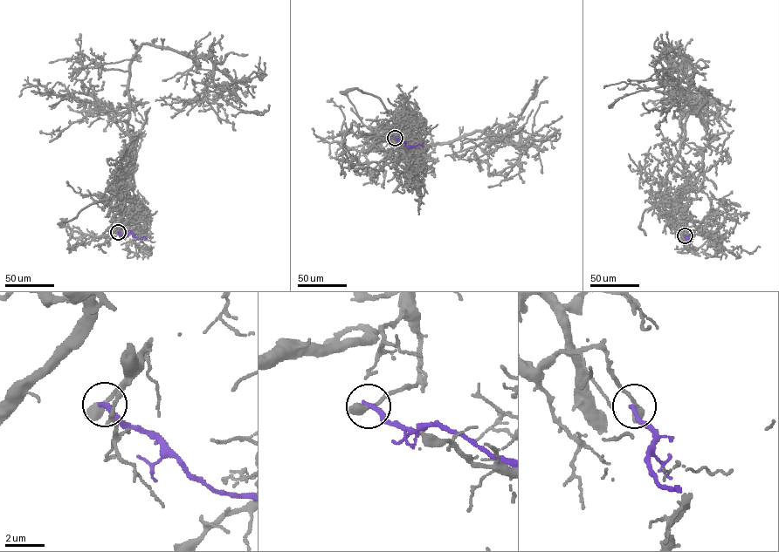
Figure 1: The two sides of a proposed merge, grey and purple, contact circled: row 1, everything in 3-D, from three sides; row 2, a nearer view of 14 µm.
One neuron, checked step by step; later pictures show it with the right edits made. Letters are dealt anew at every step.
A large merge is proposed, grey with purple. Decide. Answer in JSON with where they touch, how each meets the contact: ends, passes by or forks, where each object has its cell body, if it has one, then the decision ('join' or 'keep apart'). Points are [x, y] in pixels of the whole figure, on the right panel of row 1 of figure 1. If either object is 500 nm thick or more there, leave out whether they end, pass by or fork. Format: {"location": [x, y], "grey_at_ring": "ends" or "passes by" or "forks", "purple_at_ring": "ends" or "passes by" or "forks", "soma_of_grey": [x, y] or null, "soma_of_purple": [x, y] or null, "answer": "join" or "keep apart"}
{"location": [685, 235], "soma_of_grey": null, "soma_of_purple": null, "answer": "keep apart"}

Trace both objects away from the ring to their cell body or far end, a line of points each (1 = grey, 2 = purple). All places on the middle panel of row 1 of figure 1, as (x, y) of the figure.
1: (395, 138), (403, 129), (409, 142), (418, 136), (422, 151), (476, 132), (521, 145), (561, 116)
2: (395, 138), (402, 140), (407, 147), (423, 145)

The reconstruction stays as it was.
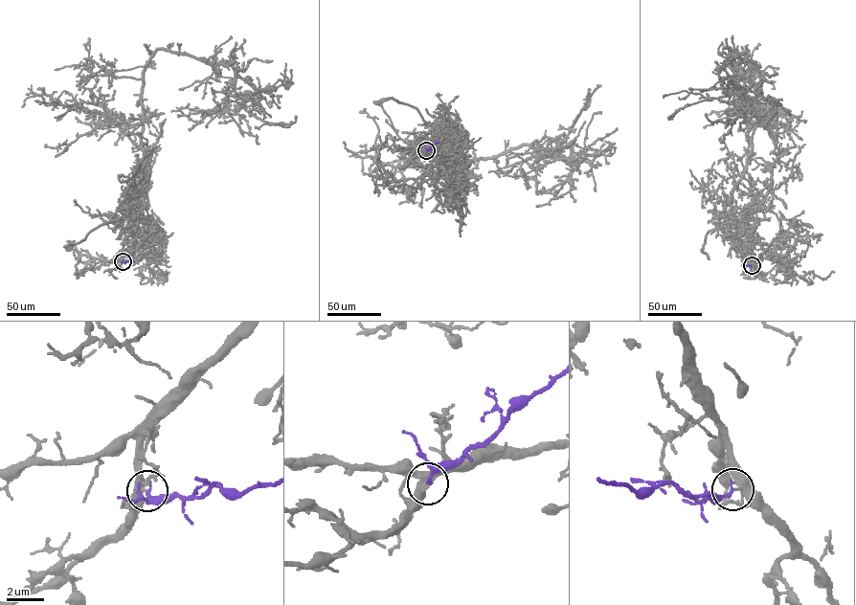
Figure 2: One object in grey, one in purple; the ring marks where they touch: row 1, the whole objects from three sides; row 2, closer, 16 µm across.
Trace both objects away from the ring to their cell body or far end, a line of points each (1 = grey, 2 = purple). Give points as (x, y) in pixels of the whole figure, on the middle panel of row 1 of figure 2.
1: (426, 150), (442, 143), (449, 157), (461, 152), (463, 167), (523, 145), (573, 160), (616, 128)
2: (426, 150), (439, 143)

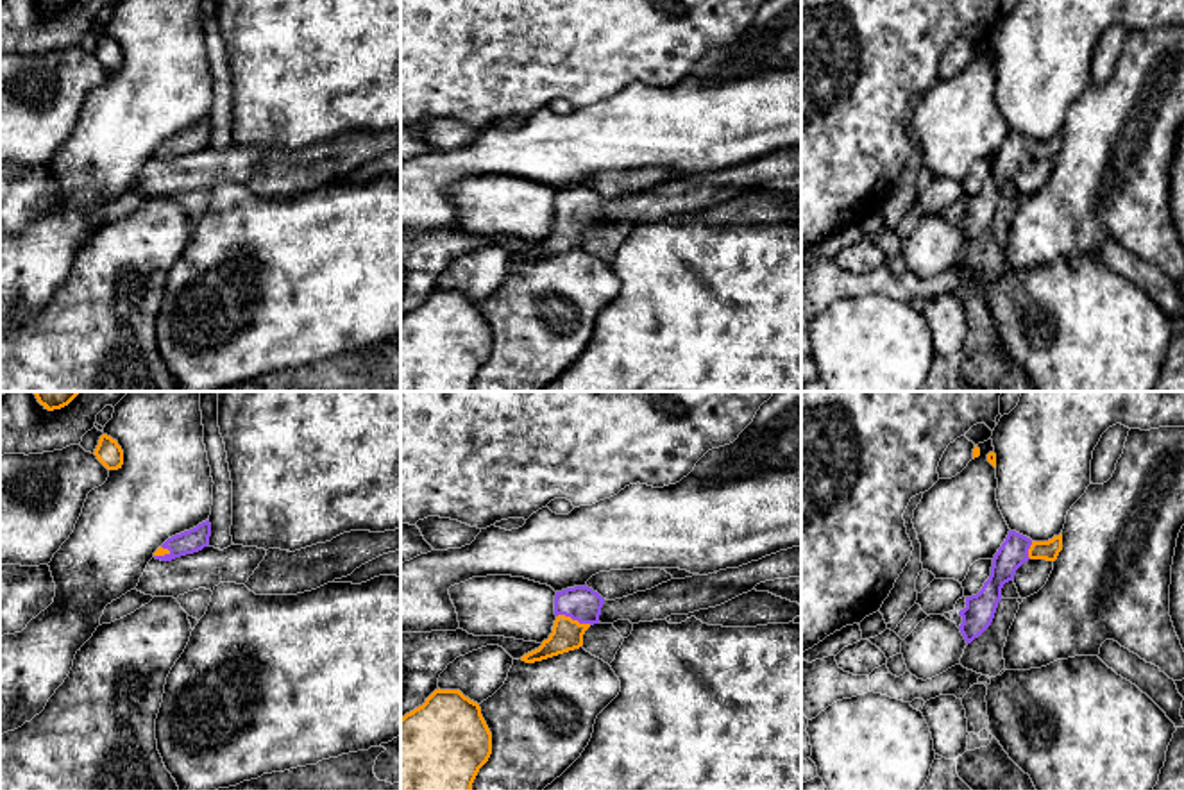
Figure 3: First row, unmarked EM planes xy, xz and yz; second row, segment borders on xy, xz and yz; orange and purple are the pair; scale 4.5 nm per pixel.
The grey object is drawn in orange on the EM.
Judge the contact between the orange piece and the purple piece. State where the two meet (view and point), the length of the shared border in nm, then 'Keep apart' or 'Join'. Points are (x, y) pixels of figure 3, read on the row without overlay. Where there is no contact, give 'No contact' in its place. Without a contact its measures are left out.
Touches orange at xz (575, 220). Shared border 170 nm. Join

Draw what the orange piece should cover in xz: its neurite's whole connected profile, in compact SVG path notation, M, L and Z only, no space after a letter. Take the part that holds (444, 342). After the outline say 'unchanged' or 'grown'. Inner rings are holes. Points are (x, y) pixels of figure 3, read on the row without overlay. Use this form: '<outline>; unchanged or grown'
M438 288L401 318L401 391L470 391L490 354L479 304Z; unchanged

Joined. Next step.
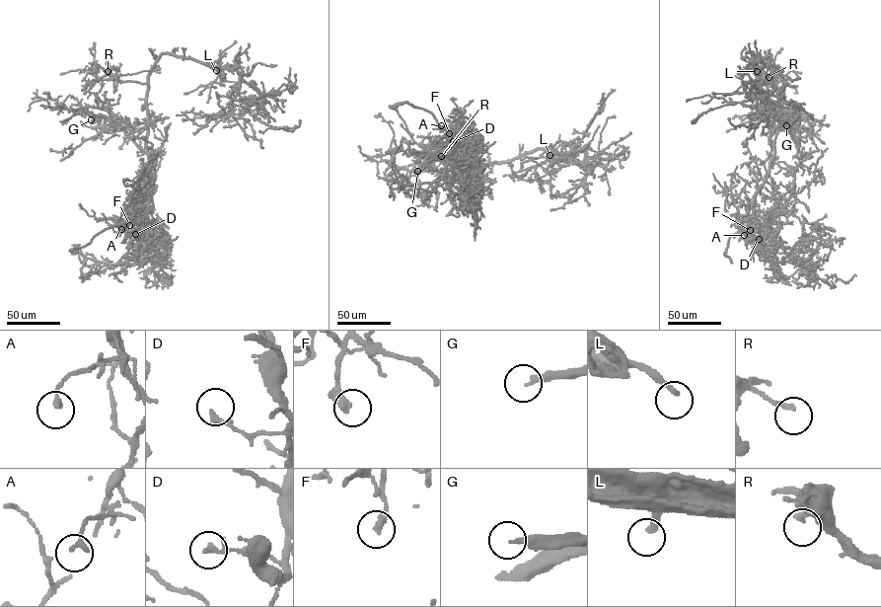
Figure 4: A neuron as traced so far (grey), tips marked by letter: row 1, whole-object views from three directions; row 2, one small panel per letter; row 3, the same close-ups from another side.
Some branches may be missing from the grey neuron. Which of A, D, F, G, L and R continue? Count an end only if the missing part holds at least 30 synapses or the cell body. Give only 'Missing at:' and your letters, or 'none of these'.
Missing at: F, G, L

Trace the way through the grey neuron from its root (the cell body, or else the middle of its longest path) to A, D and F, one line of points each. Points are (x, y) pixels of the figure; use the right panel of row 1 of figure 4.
A: (778, 115), (773, 158), (768, 177), (755, 198), (754, 219), (744, 235)
D: (778, 115), (773, 158), (767, 172), (775, 204), (759, 239)
F: (778, 115), (773, 158), (768, 177), (755, 198), (750, 230)

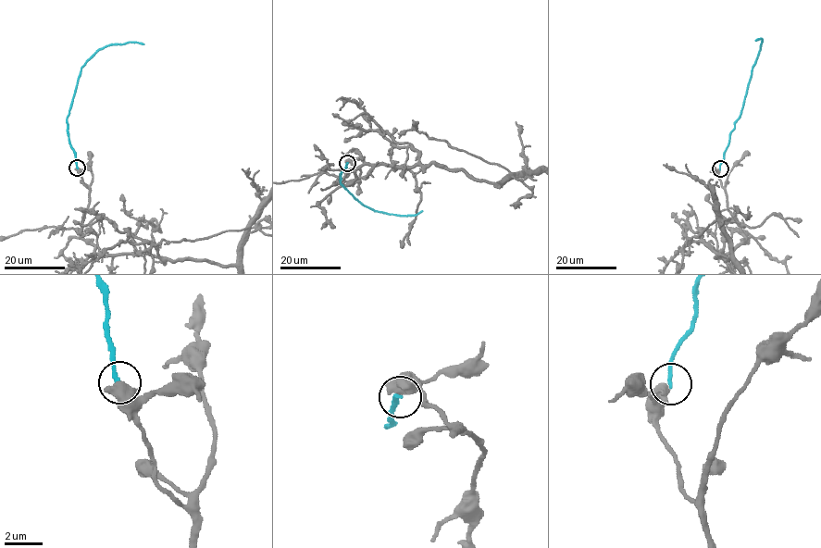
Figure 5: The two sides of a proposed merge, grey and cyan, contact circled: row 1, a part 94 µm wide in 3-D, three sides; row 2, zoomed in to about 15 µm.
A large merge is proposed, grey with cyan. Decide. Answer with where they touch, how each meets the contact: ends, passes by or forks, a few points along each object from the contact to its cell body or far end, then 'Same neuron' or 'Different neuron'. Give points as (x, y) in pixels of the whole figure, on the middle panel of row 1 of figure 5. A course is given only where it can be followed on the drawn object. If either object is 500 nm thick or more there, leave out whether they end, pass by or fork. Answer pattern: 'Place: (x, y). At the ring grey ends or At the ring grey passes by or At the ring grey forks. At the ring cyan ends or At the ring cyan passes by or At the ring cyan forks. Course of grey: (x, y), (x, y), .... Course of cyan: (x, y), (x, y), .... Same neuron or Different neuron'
Place: (347, 163). Course of cyan: (348, 163), (342, 173), (341, 183), (362, 204), (389, 214), (415, 215), (422, 211). Different neuron

